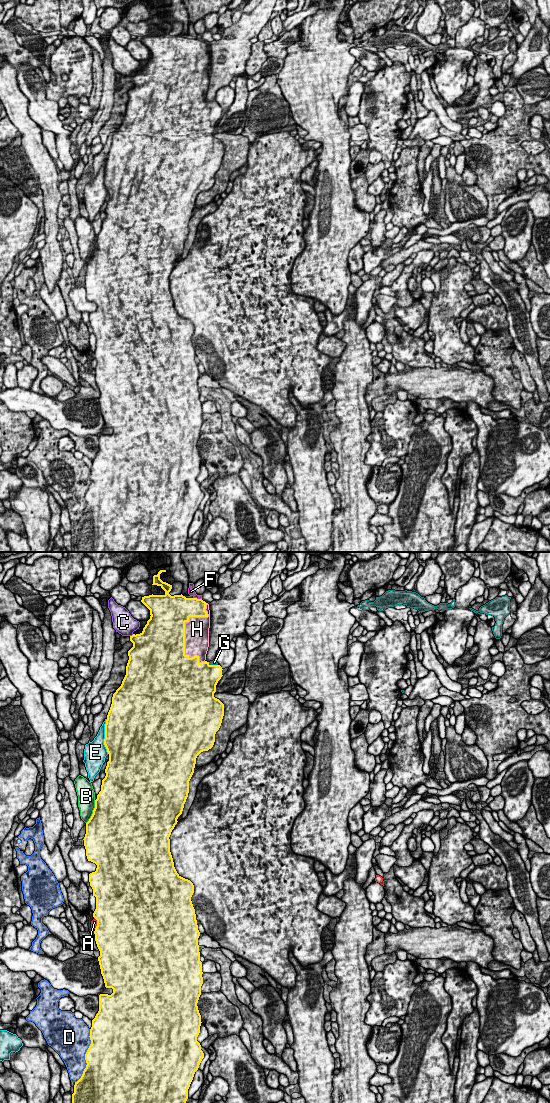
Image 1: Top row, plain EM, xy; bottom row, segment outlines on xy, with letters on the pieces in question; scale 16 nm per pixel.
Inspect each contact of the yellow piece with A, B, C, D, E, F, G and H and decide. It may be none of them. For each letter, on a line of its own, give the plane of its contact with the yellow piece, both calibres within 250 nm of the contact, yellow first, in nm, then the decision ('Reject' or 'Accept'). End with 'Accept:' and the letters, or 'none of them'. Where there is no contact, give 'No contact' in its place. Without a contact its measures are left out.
A: Touches yellow in xy. Thickness 500 nm (yellow) against 100 nm. Reject
B: Touches yellow in xy. Thickness 500 nm (yellow) against 280 nm. Reject
C: Touches yellow in xy. Thickness 380 nm (yellow) against 340 nm. Reject
D: Touches yellow in xy. Thickness 480 nm (yellow) against 460 nm. Reject
E: Touches yellow in xy. Thickness 500 nm (yellow) against 280 nm. Reject
F: Touches yellow in xy. Thickness 320 nm (yellow) against 120 nm. Reject
G: Touches yellow in xy. Thickness 460 nm (yellow) against 90 nm. Accept
H: Touches yellow in xy. Thickness 500 nm (yellow) against 380 nm. Accept
Accept: G, H

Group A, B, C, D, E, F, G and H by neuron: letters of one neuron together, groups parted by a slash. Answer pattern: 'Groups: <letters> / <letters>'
Groups: A / B / C / D / E / F / G H

